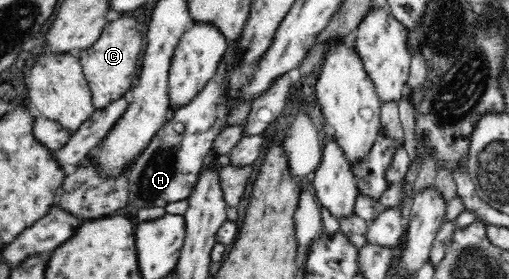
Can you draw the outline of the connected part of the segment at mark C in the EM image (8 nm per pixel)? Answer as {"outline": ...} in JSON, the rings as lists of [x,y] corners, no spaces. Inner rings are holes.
{"outline":[[[132,16],[110,21],[93,46],[82,56],[78,54],[83,74],[92,92],[91,102],[95,109],[104,109],[121,100],[133,86],[133,80],[137,78],[136,74],[140,68],[138,54],[144,50],[145,36],[142,36],[136,24],[138,22]]]}

